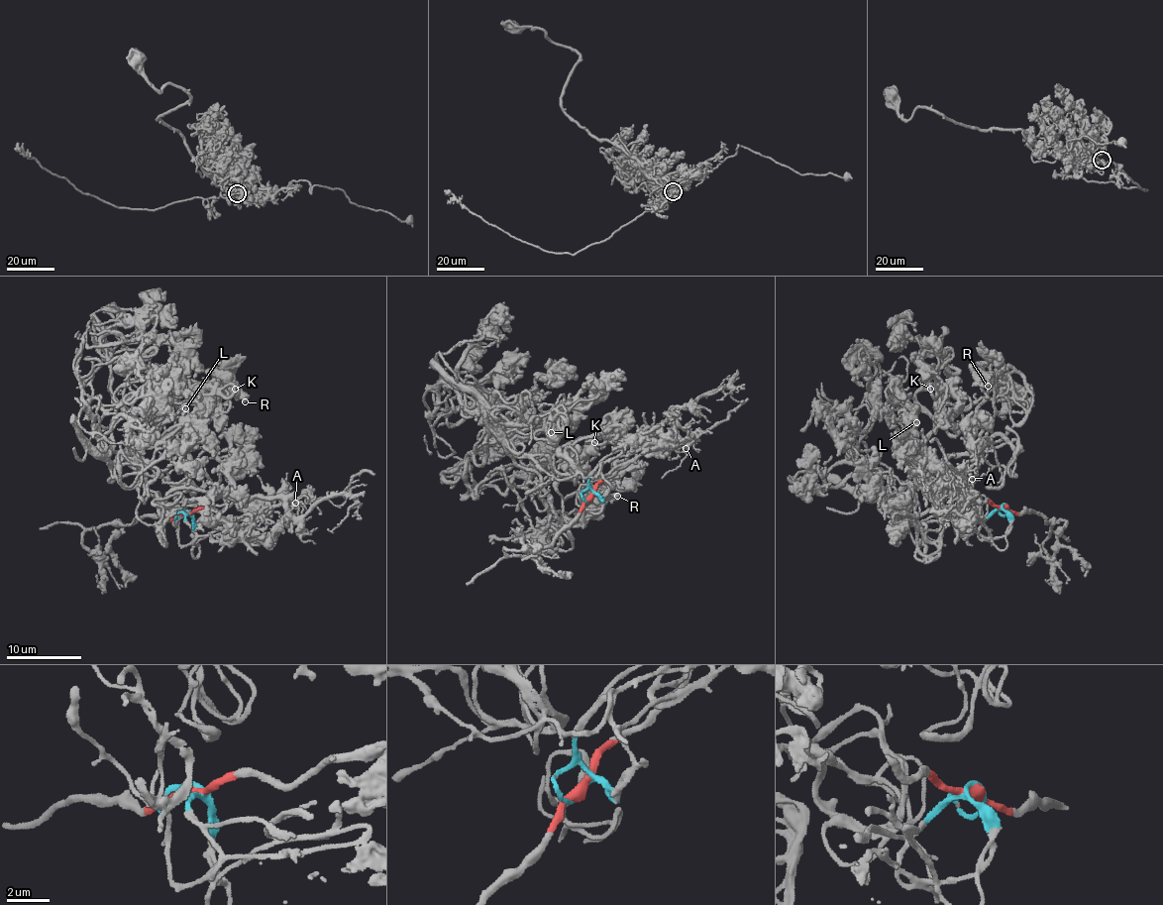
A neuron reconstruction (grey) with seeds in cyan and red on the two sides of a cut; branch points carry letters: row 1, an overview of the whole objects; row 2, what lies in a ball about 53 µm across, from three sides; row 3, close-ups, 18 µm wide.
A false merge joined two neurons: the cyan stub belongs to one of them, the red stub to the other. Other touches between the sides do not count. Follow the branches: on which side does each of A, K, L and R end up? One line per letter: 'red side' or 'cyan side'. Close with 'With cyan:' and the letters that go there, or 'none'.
A: red side
K: cyan side
L: cyan side
R: cyan side
With cyan: K, L, R

